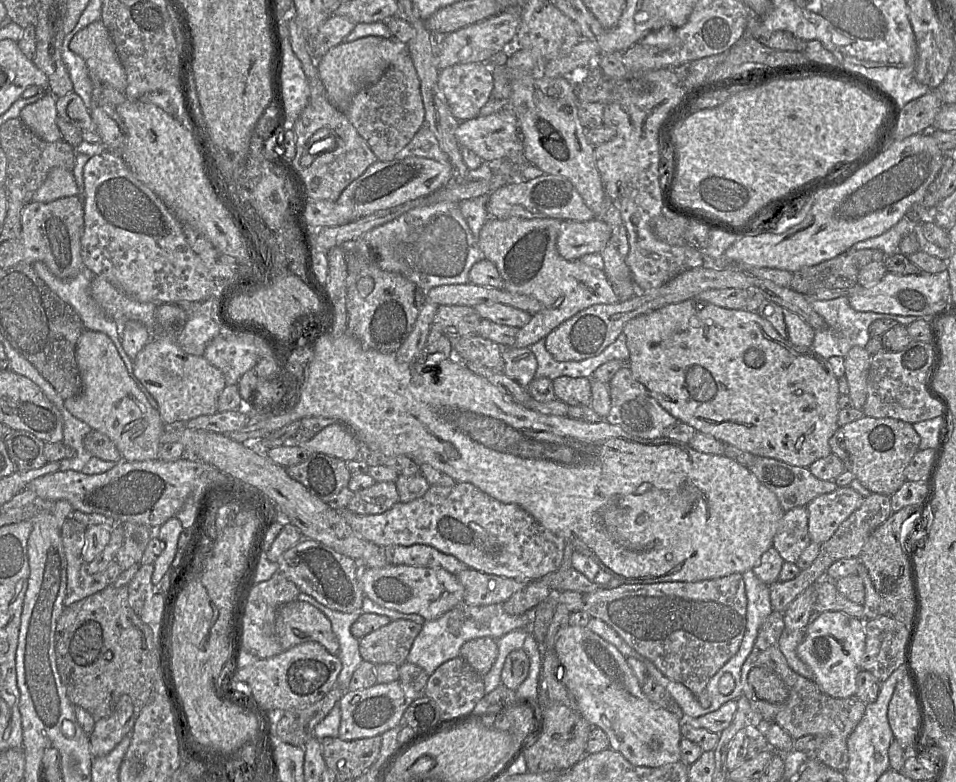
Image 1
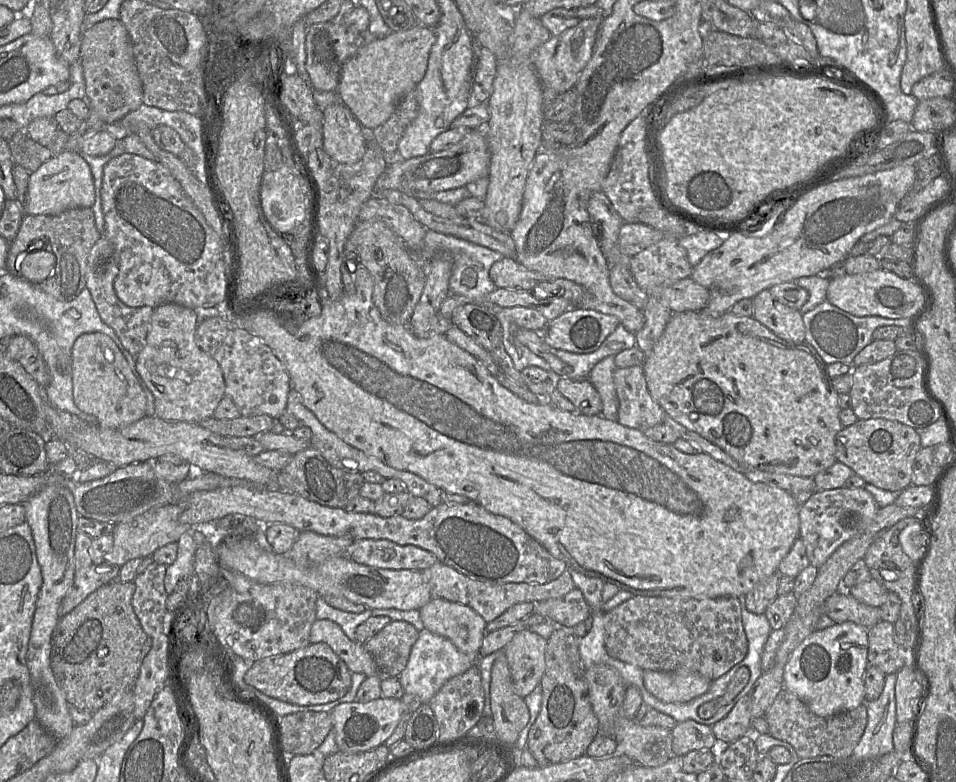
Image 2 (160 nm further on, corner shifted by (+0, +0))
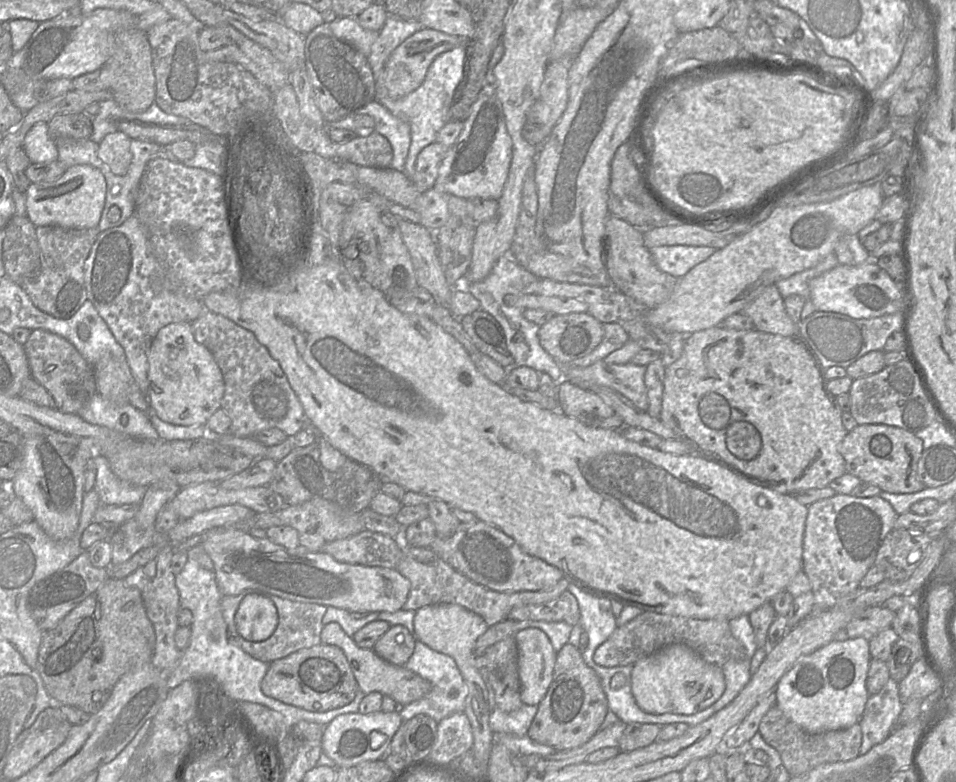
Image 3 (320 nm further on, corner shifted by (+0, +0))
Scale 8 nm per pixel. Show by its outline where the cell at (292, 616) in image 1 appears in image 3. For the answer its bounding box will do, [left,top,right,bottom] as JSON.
[321,622,431,706]

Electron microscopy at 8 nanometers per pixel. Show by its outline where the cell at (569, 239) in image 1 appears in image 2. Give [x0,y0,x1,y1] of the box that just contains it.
[618,222,665,257]

